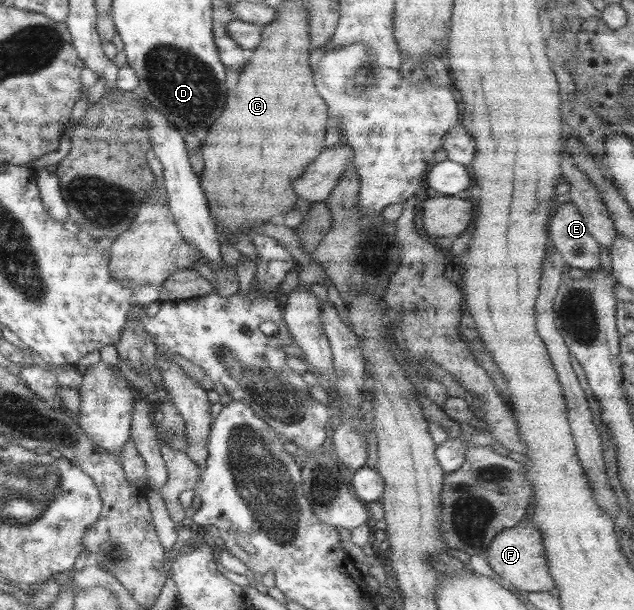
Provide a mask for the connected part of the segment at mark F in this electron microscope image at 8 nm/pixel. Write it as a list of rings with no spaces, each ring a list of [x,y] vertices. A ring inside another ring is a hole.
[[[527,522],[501,531],[488,546],[486,555],[491,570],[520,593],[543,593],[555,588],[547,569],[543,536]]]

